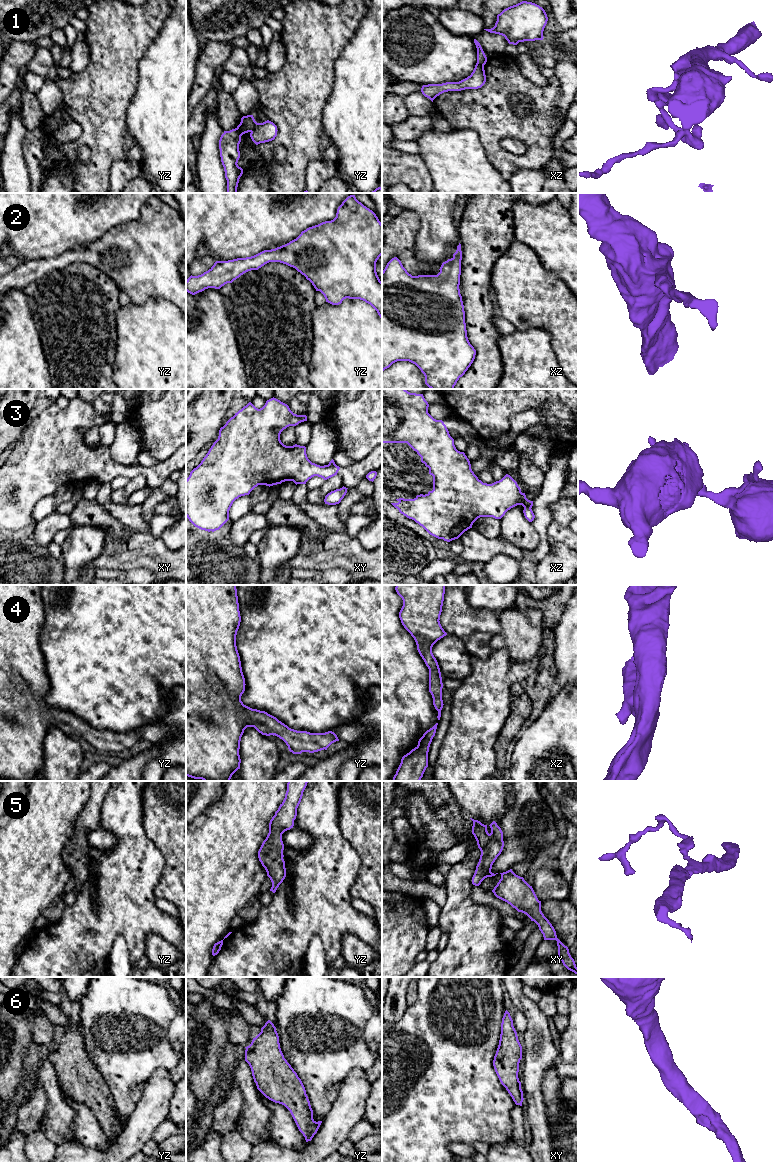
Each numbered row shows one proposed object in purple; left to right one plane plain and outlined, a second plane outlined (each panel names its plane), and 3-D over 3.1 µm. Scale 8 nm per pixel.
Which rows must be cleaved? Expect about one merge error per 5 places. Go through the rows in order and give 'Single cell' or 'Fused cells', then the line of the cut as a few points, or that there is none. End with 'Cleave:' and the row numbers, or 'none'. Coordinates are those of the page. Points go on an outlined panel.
1: Fused cells. Split along yz (257, 123), (250, 131)
2: Single cell. No split
3: Fused cells. Split along xz (530, 507), (524, 508)
4: Single cell. No split
5: Single cell. No split
6: Single cell. No split
Cleave: 1, 3

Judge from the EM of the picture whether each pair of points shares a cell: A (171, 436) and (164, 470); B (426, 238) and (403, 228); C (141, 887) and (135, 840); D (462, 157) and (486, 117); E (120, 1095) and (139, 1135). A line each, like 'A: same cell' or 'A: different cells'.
A: different cells
B: different cells
C: same cell
D: different cells
E: different cells

